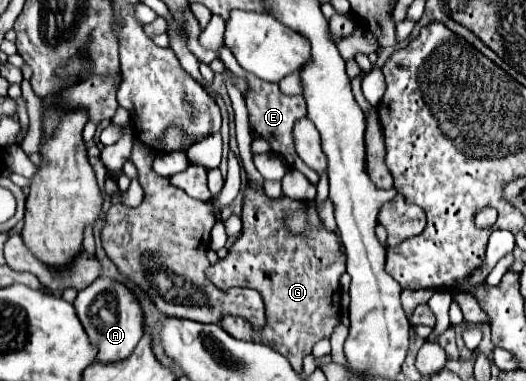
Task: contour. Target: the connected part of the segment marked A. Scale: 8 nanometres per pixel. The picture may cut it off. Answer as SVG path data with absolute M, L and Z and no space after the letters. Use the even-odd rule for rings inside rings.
M98 278L90 286L80 290L74 300L74 308L76 308L76 314L84 326L90 342L98 348L96 362L110 364L110 362L126 360L134 352L136 344L140 342L140 338L144 334L142 332L142 310L140 310L138 300L124 284L118 284L110 278ZM110 302L116 302L114 314L110 312Z

